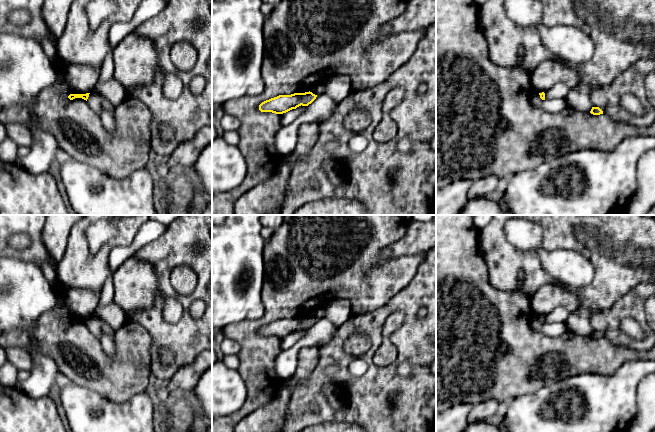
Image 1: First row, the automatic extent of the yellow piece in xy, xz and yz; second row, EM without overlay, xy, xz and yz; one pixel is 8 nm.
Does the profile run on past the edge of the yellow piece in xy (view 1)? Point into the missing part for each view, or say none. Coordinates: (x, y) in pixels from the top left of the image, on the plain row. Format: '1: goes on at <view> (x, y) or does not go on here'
1: does not go on here

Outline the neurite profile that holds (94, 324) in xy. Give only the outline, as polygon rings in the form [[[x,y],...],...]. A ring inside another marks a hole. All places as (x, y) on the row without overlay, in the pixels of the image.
[[[92,315],[89,318],[89,321],[87,323],[87,327],[89,328],[89,330],[92,332],[92,334],[99,339],[99,337],[101,336],[103,329],[101,326],[101,322],[98,318],[97,315]]]

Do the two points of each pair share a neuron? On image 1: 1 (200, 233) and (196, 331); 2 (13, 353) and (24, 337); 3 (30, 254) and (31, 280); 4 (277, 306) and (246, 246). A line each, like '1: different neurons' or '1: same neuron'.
1: same neuron
2: different neurons
3: different neurons
4: different neurons

